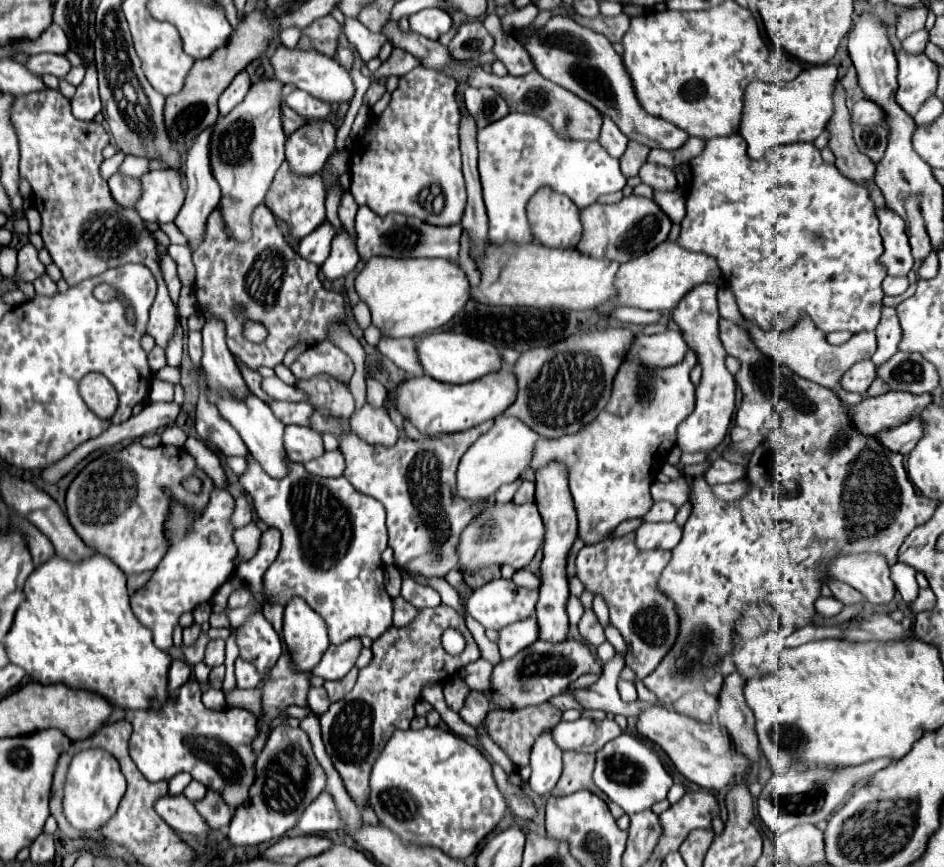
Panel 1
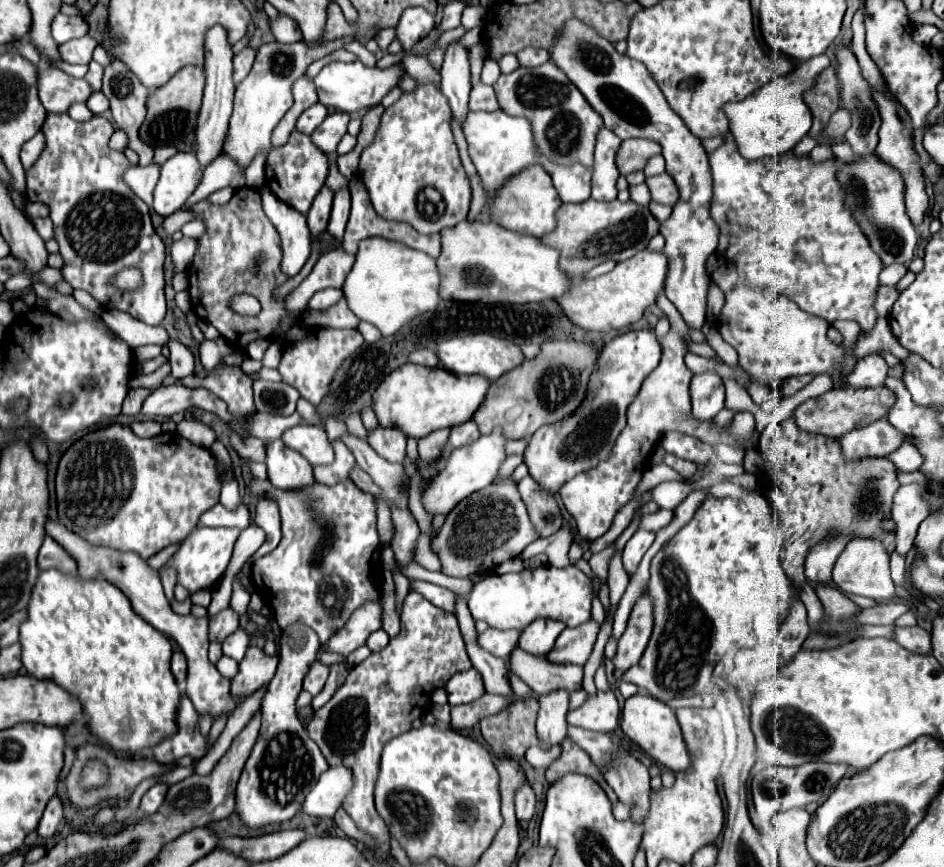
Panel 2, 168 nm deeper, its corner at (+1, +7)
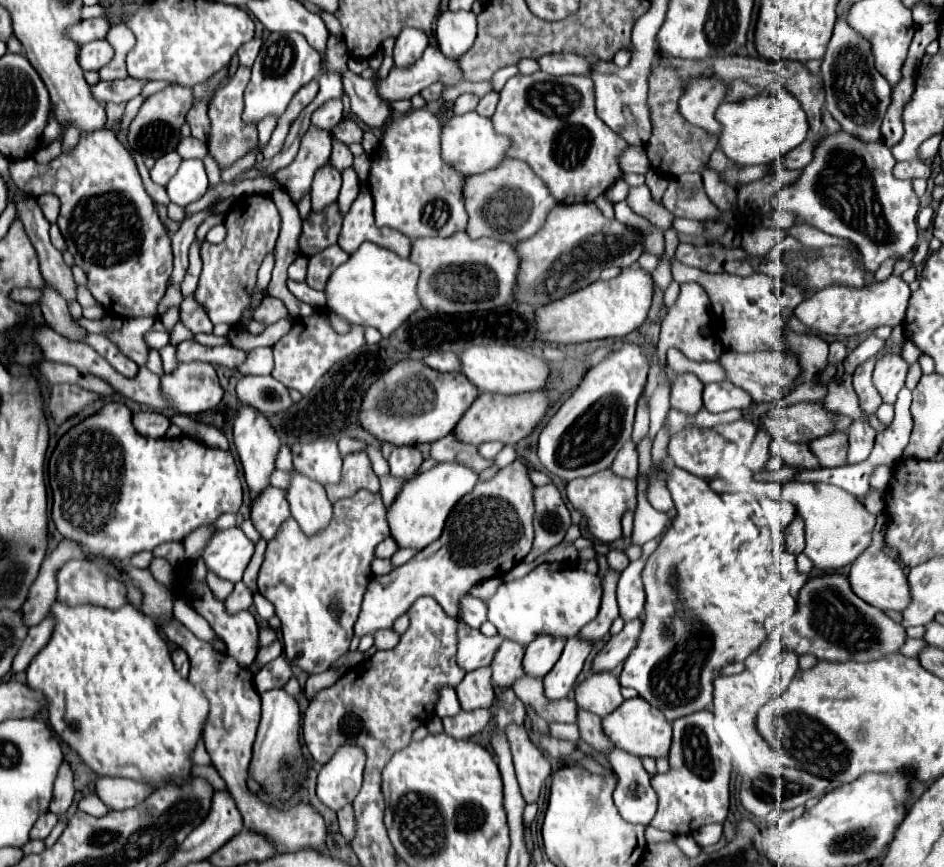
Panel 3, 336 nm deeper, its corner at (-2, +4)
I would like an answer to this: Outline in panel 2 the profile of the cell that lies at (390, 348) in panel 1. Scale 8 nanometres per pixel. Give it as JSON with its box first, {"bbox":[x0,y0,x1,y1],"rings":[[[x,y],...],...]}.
{"bbox":[410,349,438,367],"rings":[[[418,349],[414,353],[410,353],[410,361],[412,363],[420,363],[420,365],[426,365],[426,367],[438,367],[438,357],[434,351],[430,349]]]}

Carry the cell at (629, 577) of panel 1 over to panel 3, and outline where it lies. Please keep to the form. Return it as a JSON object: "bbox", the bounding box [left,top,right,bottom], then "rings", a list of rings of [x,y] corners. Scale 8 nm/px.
{"bbox":[593,620,643,672],"rings":[[[629,620],[617,636],[611,636],[609,642],[605,644],[605,648],[595,656],[593,670],[609,672],[615,666],[623,664],[627,660],[627,656],[631,654],[631,650],[635,650],[641,626],[643,626],[641,620]]]}

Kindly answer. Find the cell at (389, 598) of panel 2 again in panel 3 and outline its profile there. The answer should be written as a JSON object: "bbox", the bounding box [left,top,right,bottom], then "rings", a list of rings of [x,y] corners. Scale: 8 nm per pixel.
{"bbox":[375,630,401,650],"rings":[[[381,630],[381,632],[375,634],[375,646],[377,646],[379,650],[391,650],[391,648],[397,646],[399,638],[401,638],[401,636],[399,636],[397,632],[393,632],[393,630]]]}

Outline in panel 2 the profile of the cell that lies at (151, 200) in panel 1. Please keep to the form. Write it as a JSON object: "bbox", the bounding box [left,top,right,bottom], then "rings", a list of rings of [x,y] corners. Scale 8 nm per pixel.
{"bbox":[154,151,202,217],"rings":[[[192,151],[178,153],[162,165],[160,181],[154,189],[154,211],[162,217],[178,211],[194,193],[202,179],[202,167]]]}

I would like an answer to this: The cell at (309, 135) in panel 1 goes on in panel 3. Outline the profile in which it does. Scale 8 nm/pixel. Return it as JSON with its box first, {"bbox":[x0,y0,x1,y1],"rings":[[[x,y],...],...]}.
{"bbox":[331,120,363,144],"rings":[[[341,120],[333,130],[331,130],[331,138],[339,140],[343,144],[353,144],[353,142],[361,142],[363,130],[351,122],[351,120]]]}

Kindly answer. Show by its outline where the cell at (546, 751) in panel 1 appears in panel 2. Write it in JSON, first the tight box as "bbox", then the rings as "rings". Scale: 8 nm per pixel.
{"bbox":[536,689,568,749],"rings":[[[556,689],[538,697],[538,723],[536,731],[542,743],[542,749],[558,745],[566,737],[566,715],[568,715],[568,691]]]}

